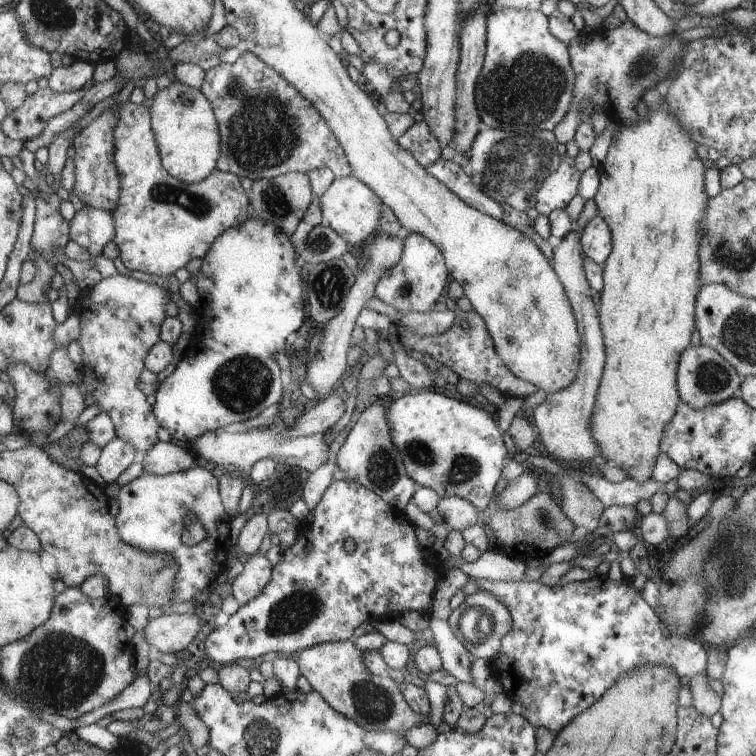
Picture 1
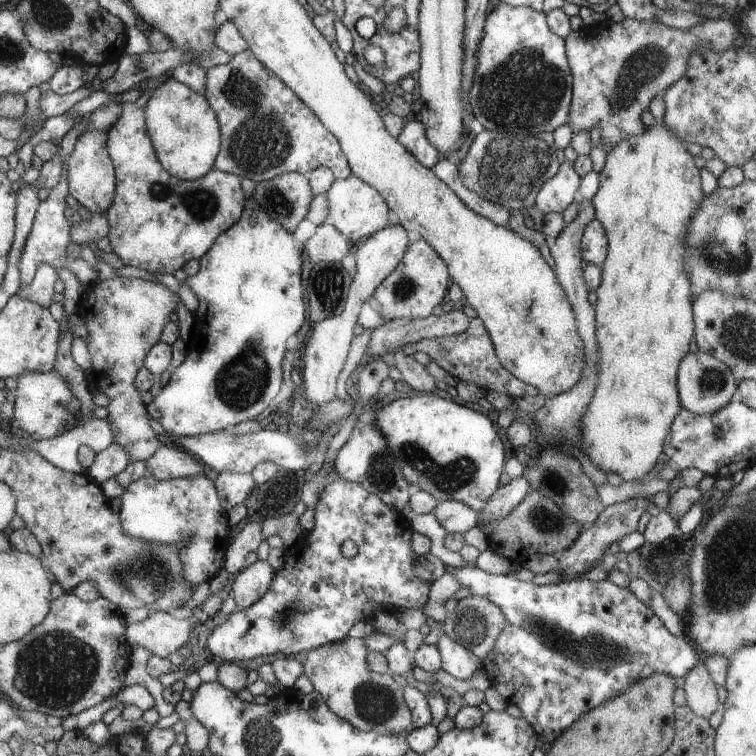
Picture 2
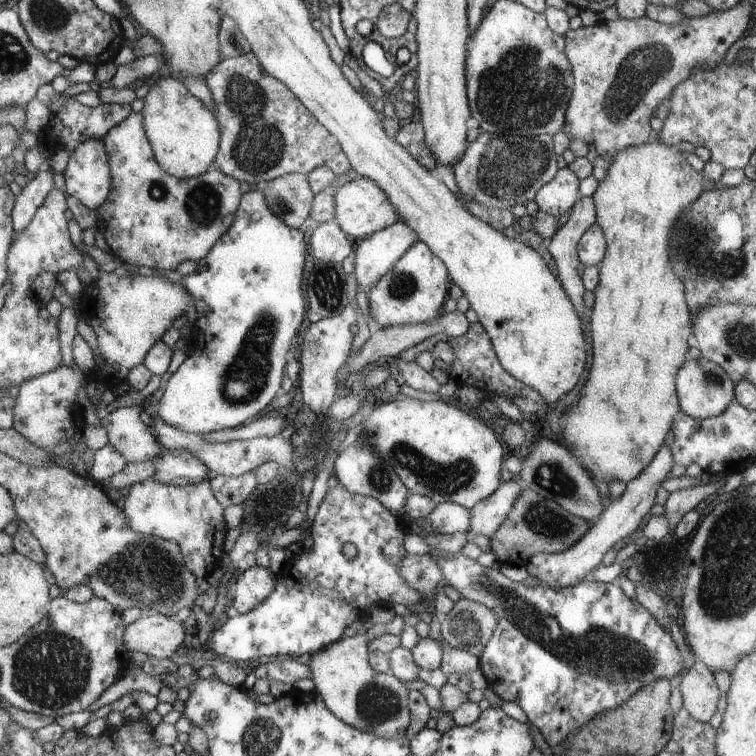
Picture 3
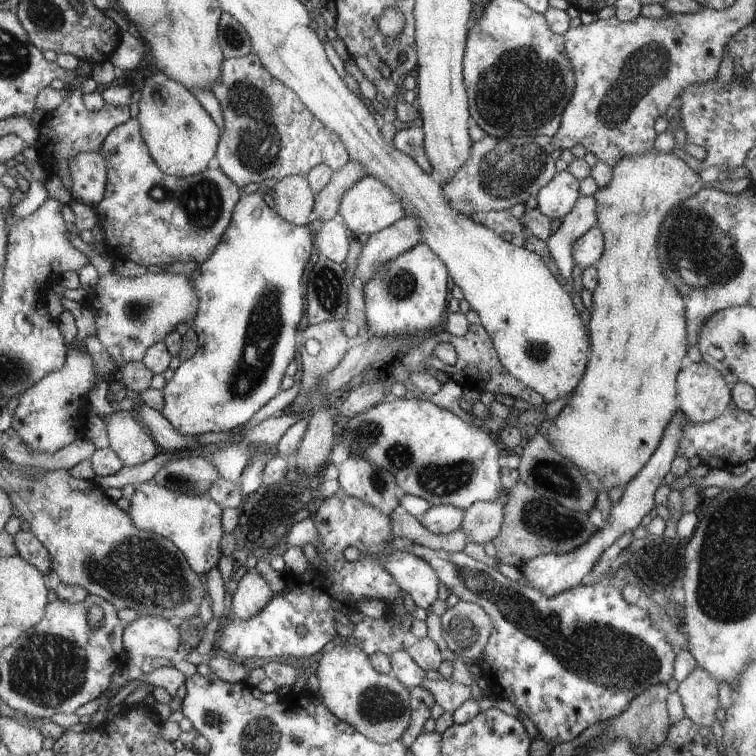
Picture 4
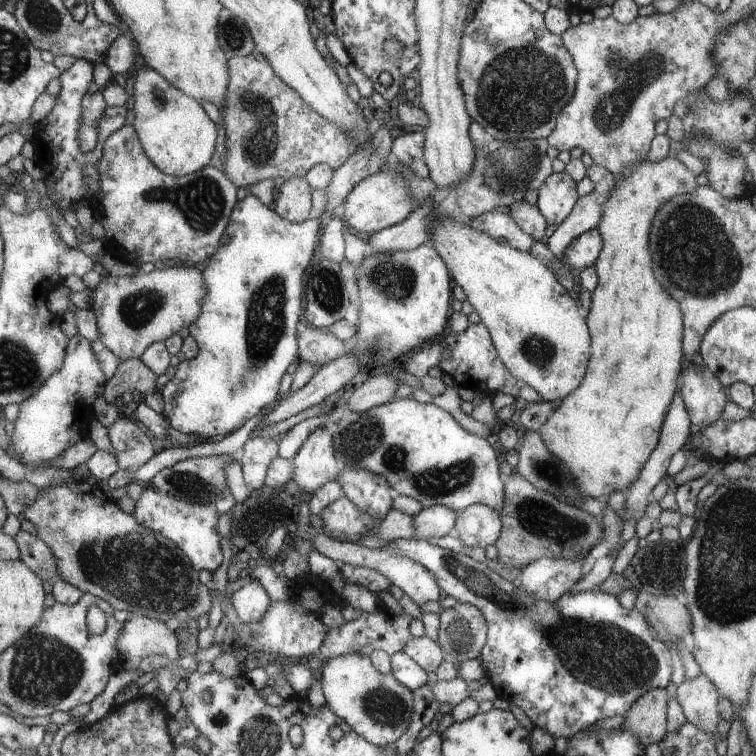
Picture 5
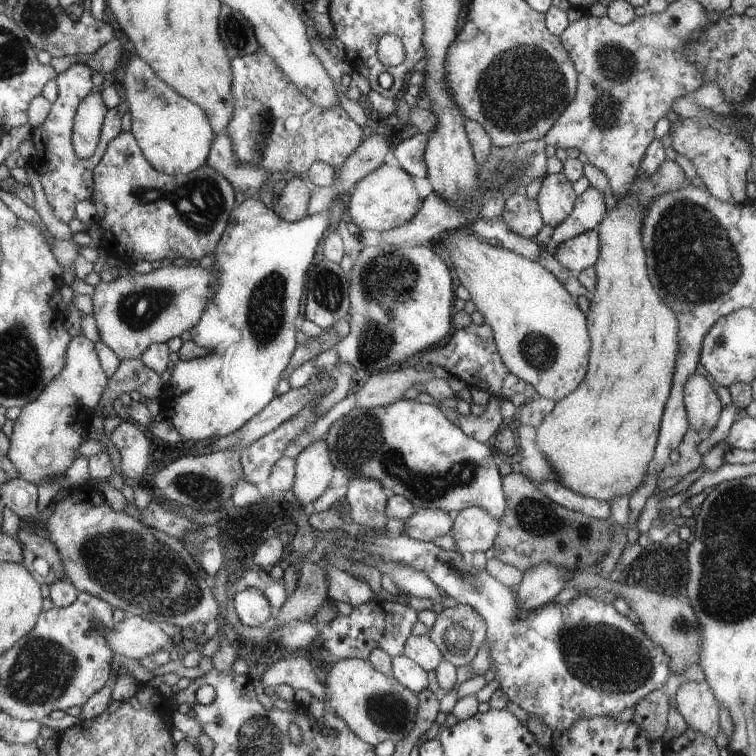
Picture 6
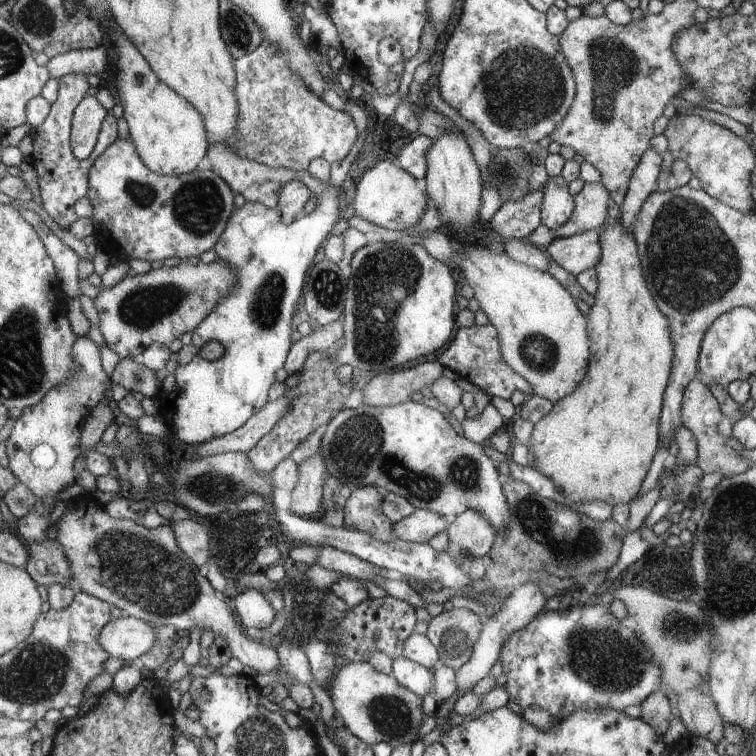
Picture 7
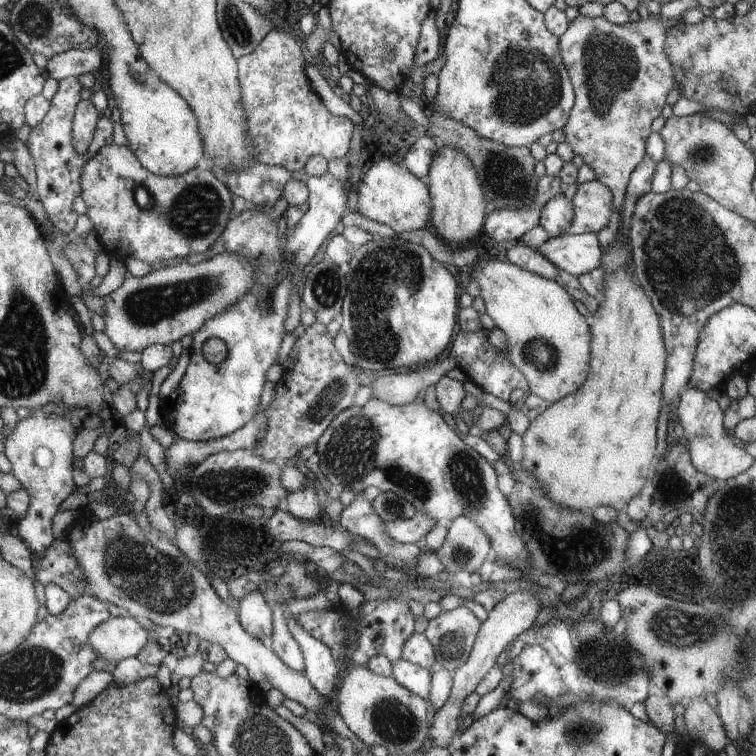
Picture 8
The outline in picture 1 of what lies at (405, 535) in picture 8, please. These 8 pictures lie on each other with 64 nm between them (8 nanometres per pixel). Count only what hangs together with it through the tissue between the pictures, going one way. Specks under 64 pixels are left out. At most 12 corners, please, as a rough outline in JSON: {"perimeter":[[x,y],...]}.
{"perimeter":[[458,496],[441,497],[436,510],[449,532],[474,526],[481,513]]}

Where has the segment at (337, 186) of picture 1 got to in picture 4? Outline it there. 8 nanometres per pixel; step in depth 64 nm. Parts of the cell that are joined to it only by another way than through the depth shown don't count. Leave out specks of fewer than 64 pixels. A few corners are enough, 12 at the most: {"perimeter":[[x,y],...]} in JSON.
{"perimeter":[[370,175],[344,192],[338,218],[354,236],[406,216],[404,204]]}

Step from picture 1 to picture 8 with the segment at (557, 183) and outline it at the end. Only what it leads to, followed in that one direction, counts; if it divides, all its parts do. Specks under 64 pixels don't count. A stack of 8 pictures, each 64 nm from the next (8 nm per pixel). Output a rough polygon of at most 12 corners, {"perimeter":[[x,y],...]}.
{"perimeter":[[564,193],[542,203],[538,224],[552,238],[566,235],[575,205]]}

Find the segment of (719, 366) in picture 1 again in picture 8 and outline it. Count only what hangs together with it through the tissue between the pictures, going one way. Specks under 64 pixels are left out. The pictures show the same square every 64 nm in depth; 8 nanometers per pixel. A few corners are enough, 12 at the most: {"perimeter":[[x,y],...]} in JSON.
{"perimeter":[[686,388],[678,410],[694,468],[722,483],[755,458],[734,446],[722,408]]}

